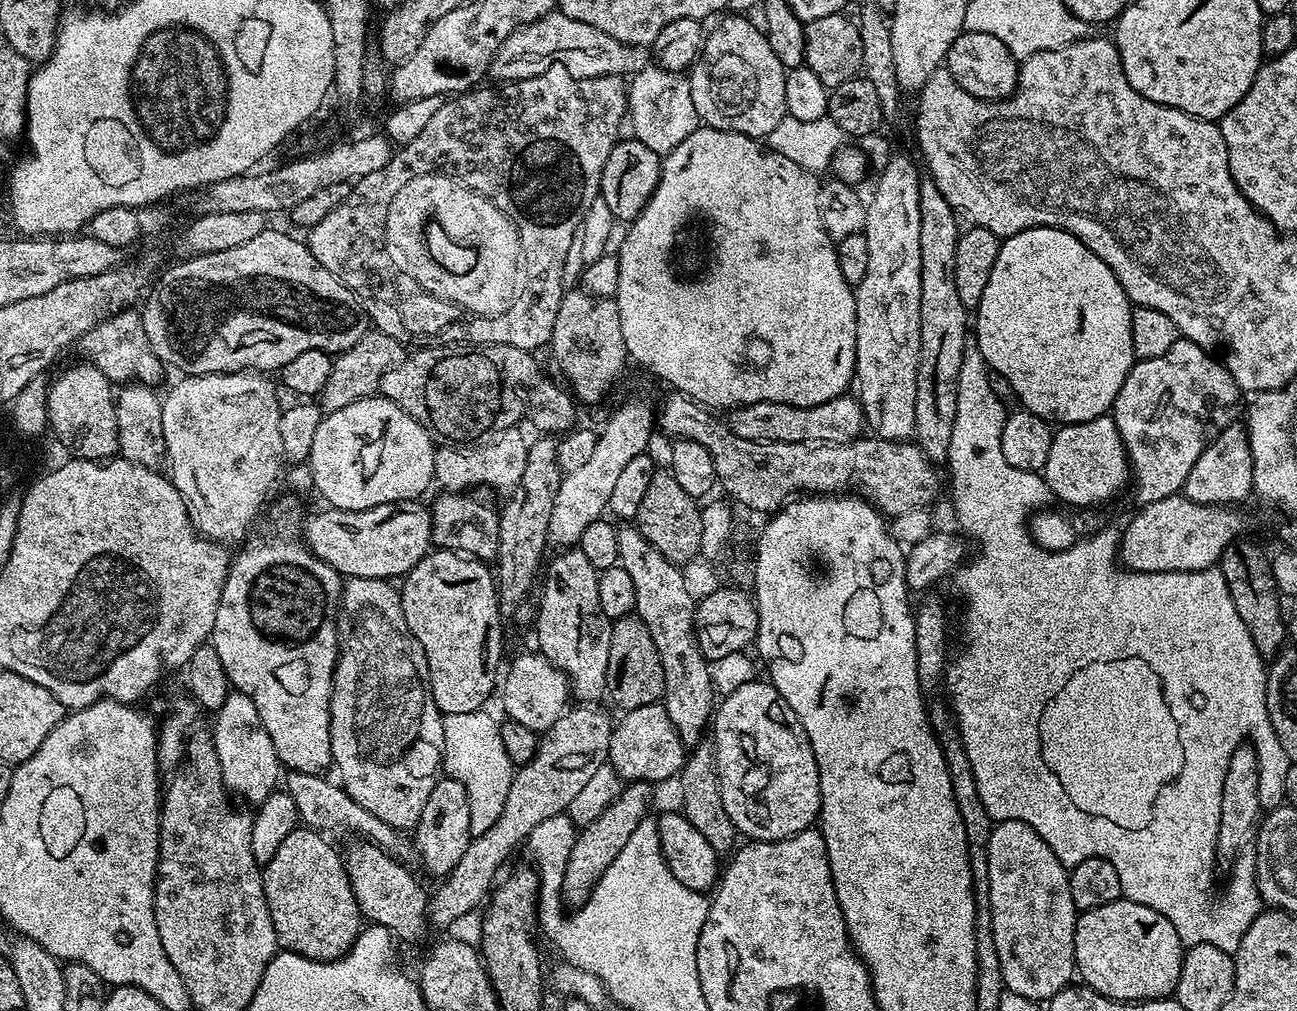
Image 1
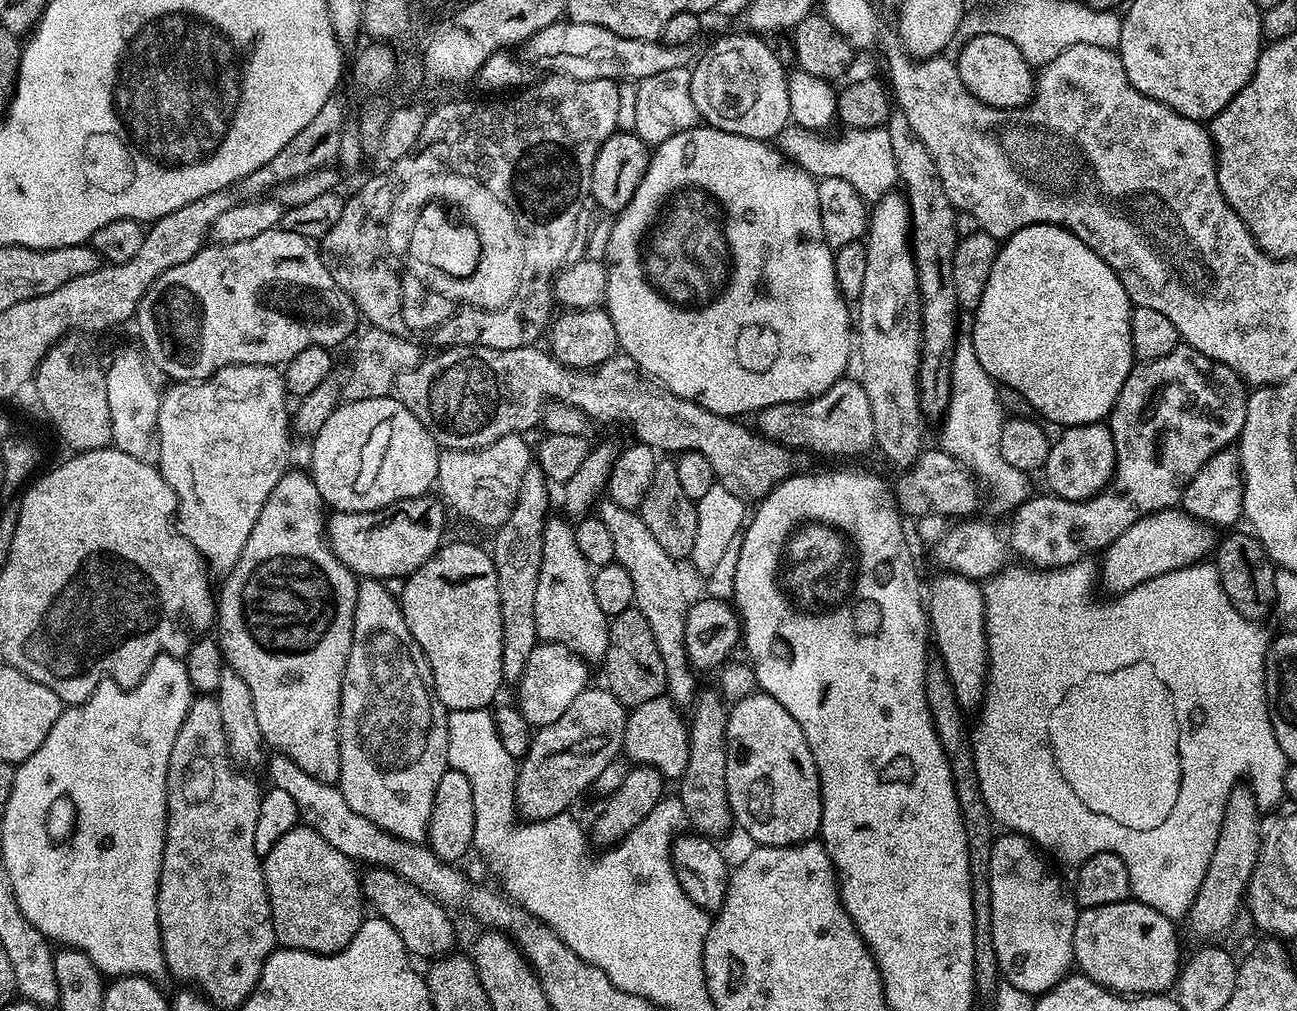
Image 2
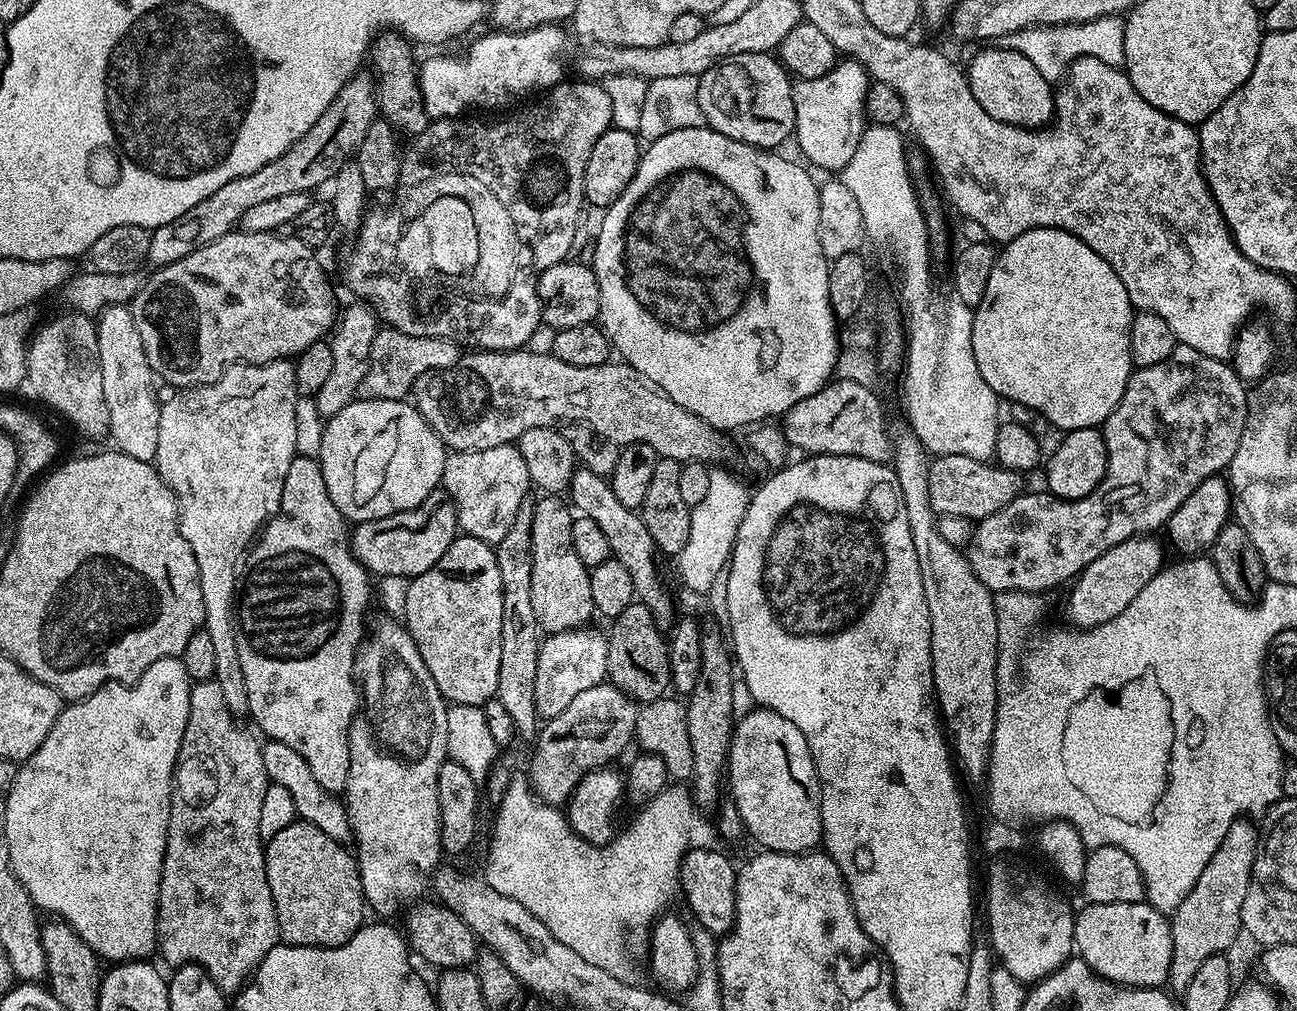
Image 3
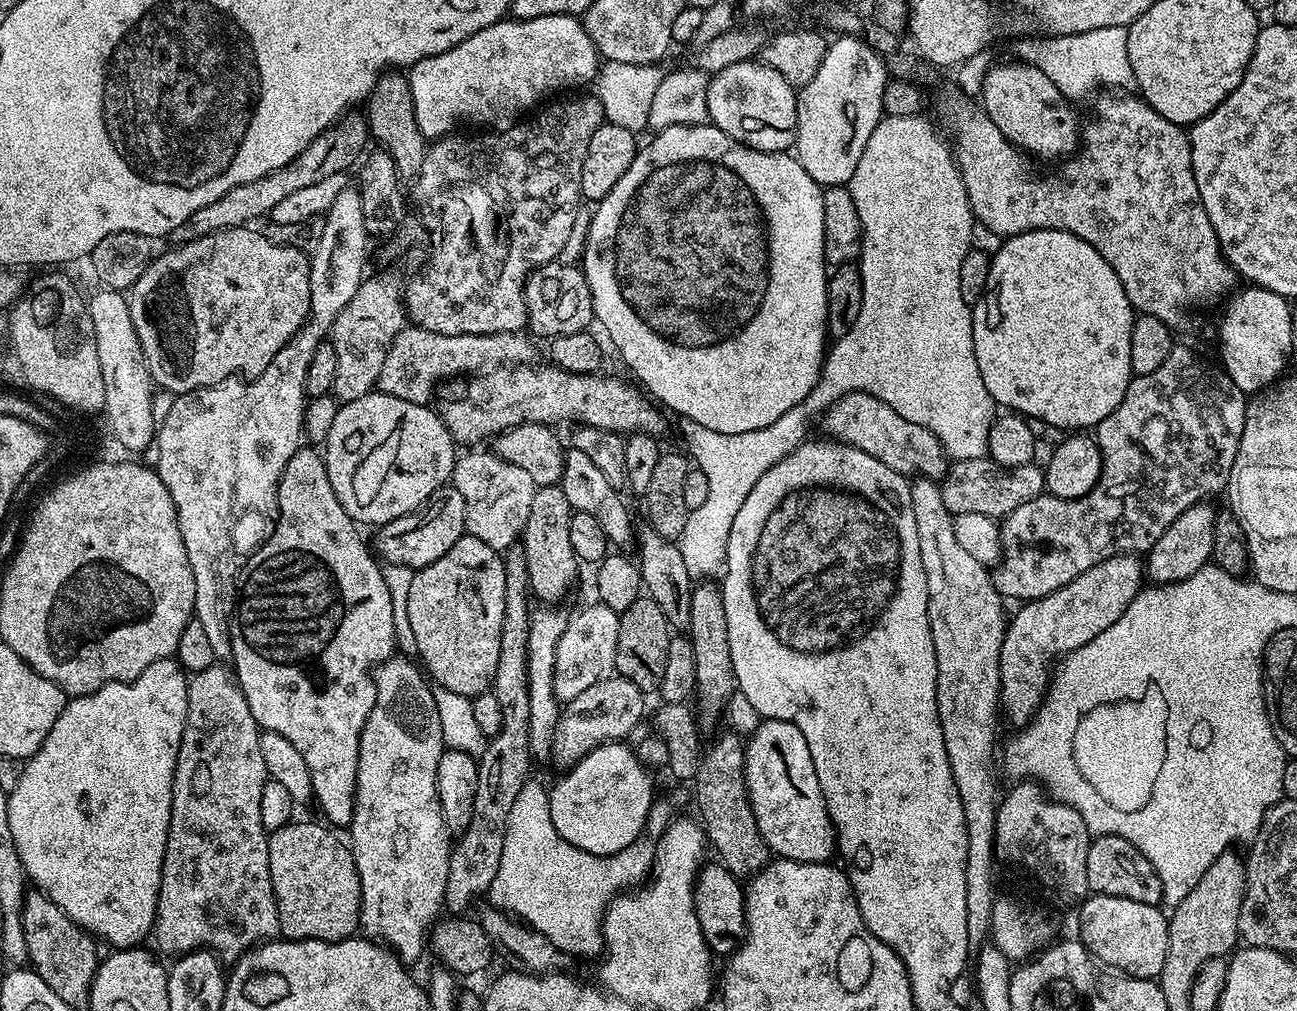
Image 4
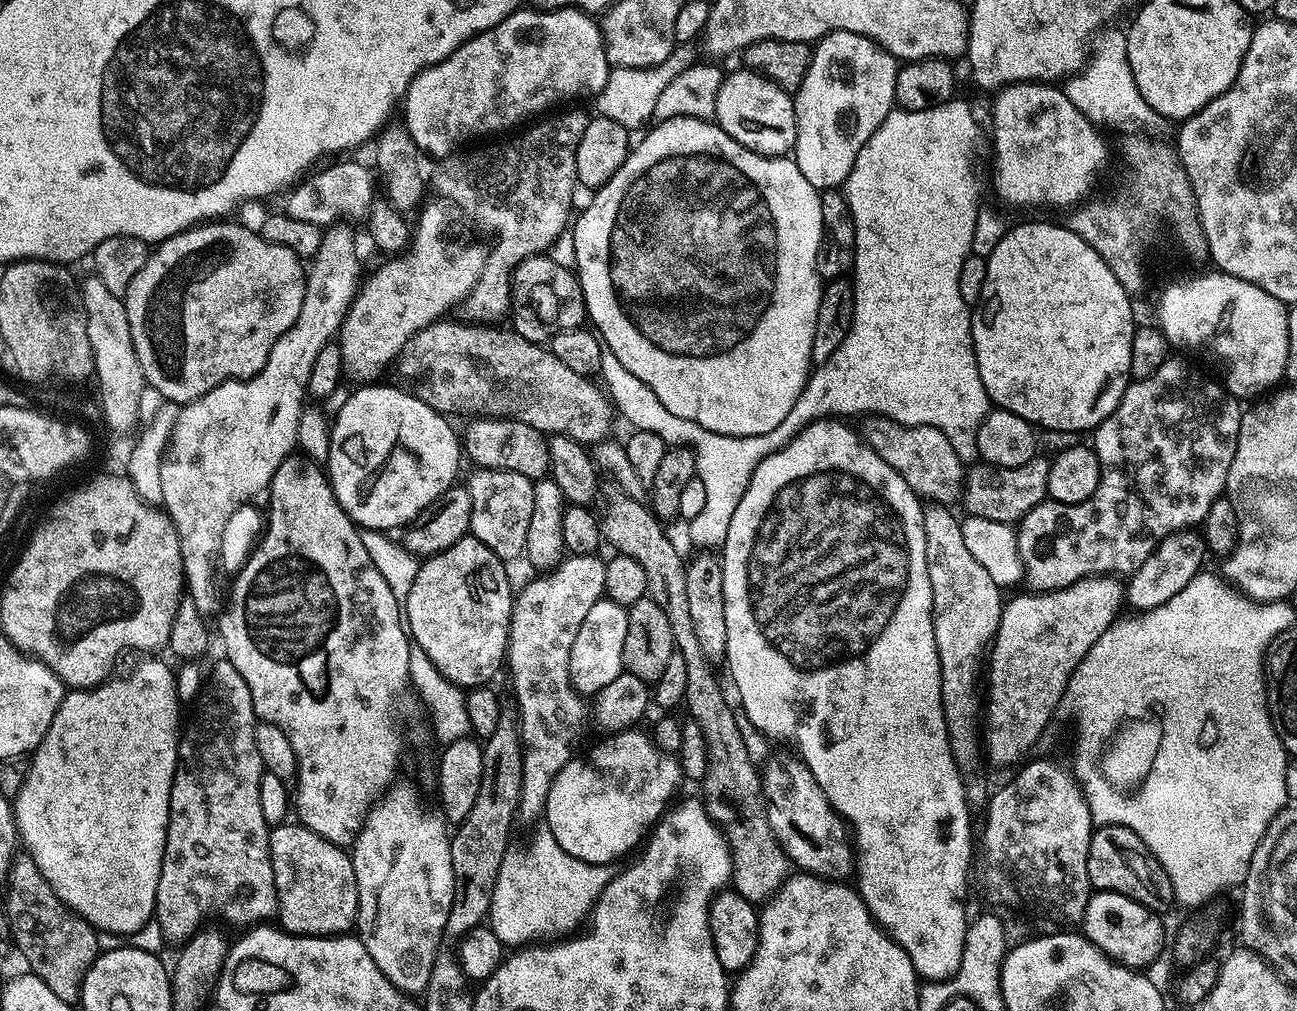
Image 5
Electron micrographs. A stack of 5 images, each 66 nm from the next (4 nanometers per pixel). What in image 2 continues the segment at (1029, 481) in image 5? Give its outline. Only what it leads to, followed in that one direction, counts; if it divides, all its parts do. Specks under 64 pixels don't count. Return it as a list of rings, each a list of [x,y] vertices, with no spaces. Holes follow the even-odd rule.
[[[939,447],[931,448],[921,452],[912,467],[901,475],[904,477],[894,484],[894,496],[901,513],[908,515],[909,512],[912,518],[926,516],[929,512],[949,518],[971,517],[980,504],[981,485],[977,477],[958,458]]]

